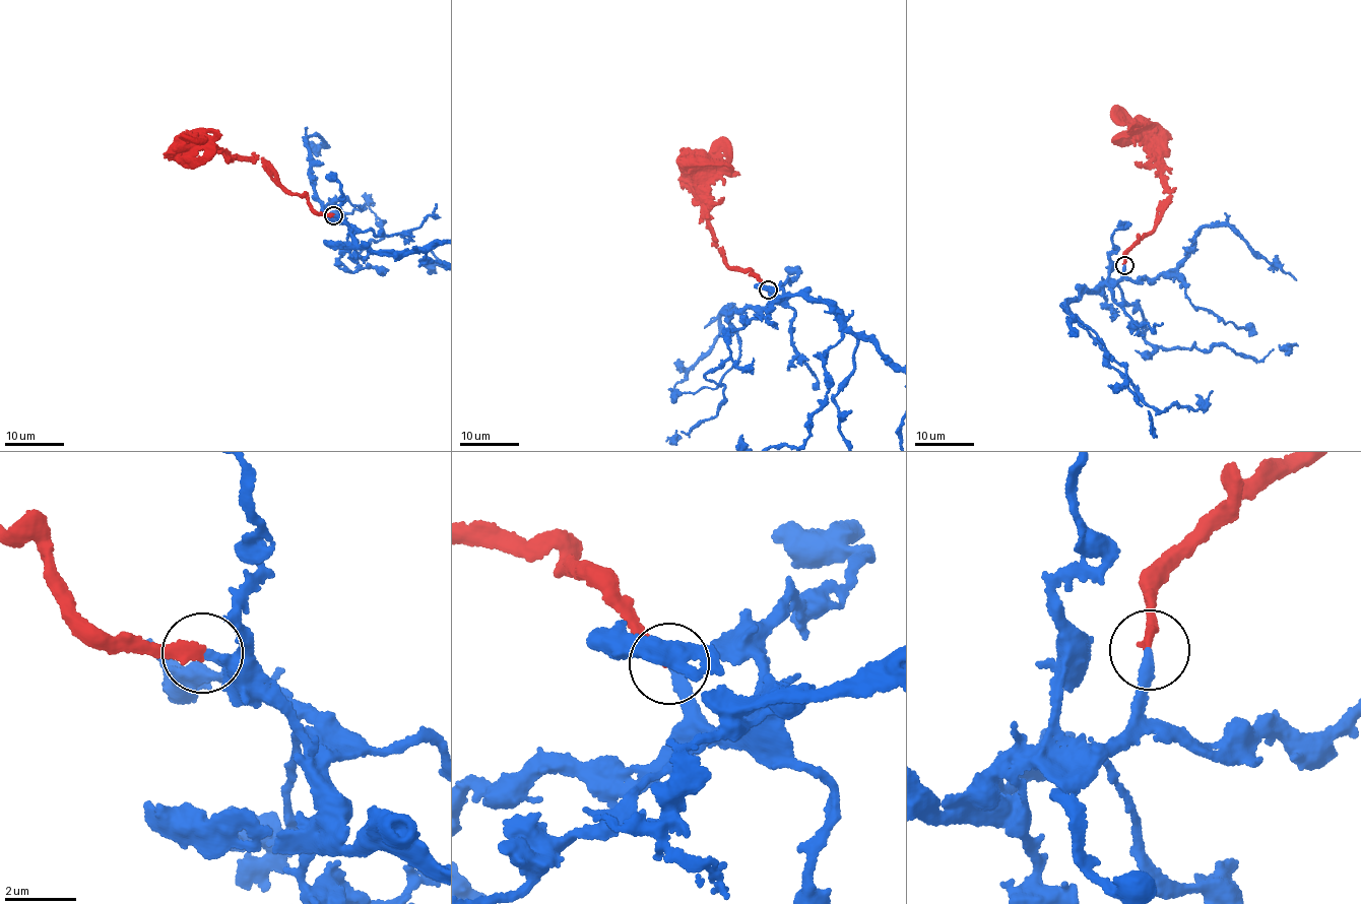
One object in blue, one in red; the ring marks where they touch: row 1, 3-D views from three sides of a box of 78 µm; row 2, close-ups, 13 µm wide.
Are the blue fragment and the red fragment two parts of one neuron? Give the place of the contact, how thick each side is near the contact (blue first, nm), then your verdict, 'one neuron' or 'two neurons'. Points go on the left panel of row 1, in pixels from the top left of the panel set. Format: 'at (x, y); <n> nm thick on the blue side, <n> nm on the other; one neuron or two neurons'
at (333, 215); 280 nm thick on the blue side, 280 nm on the other; one neuron

